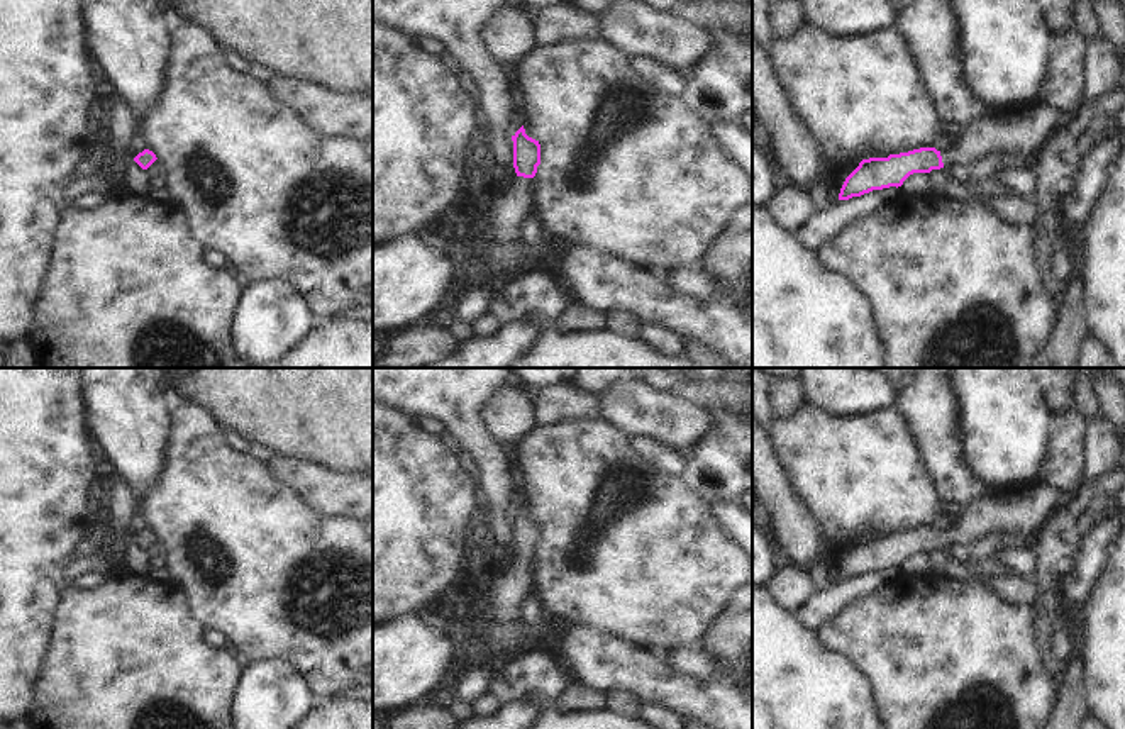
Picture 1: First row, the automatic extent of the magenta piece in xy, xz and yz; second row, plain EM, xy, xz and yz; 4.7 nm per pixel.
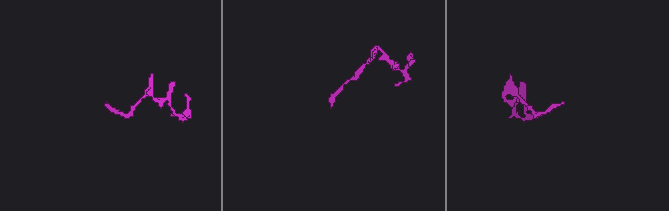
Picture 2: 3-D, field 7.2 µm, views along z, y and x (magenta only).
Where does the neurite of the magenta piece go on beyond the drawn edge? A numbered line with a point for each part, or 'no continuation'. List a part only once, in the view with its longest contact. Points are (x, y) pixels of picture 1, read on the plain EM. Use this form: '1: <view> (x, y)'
1: xz (505, 633)

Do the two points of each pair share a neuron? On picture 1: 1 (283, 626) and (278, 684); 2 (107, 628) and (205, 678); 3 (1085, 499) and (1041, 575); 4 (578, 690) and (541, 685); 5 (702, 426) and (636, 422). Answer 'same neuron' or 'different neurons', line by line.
1: different neurons
2: same neuron
3: same neuron
4: different neurons
5: same neuron

